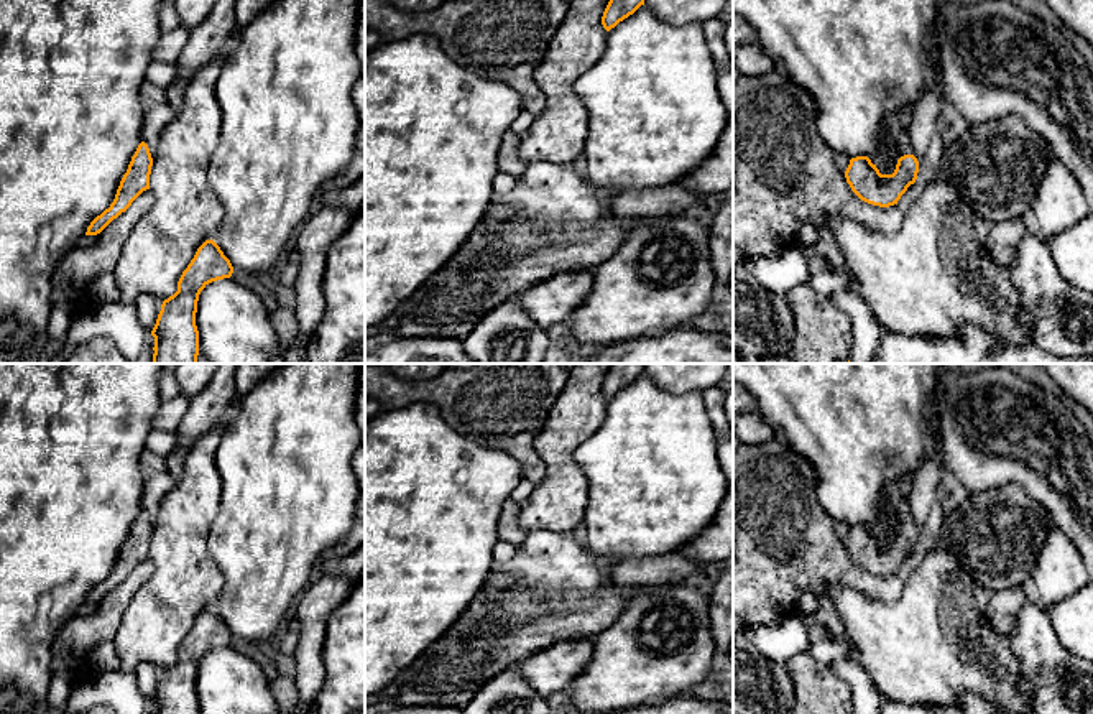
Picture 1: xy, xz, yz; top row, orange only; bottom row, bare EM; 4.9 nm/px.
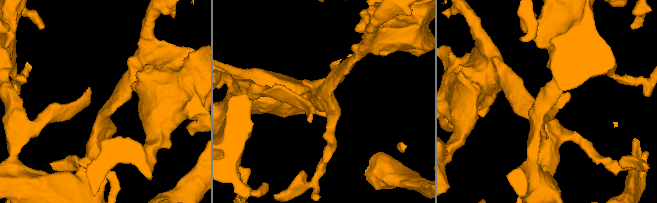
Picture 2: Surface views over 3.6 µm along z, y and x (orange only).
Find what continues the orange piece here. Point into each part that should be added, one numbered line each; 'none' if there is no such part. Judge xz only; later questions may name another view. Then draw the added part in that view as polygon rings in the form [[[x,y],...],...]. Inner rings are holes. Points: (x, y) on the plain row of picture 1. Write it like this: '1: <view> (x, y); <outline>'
none

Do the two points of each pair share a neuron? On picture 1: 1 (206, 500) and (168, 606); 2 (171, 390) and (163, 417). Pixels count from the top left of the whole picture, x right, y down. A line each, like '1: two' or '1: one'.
1: one
2: two

